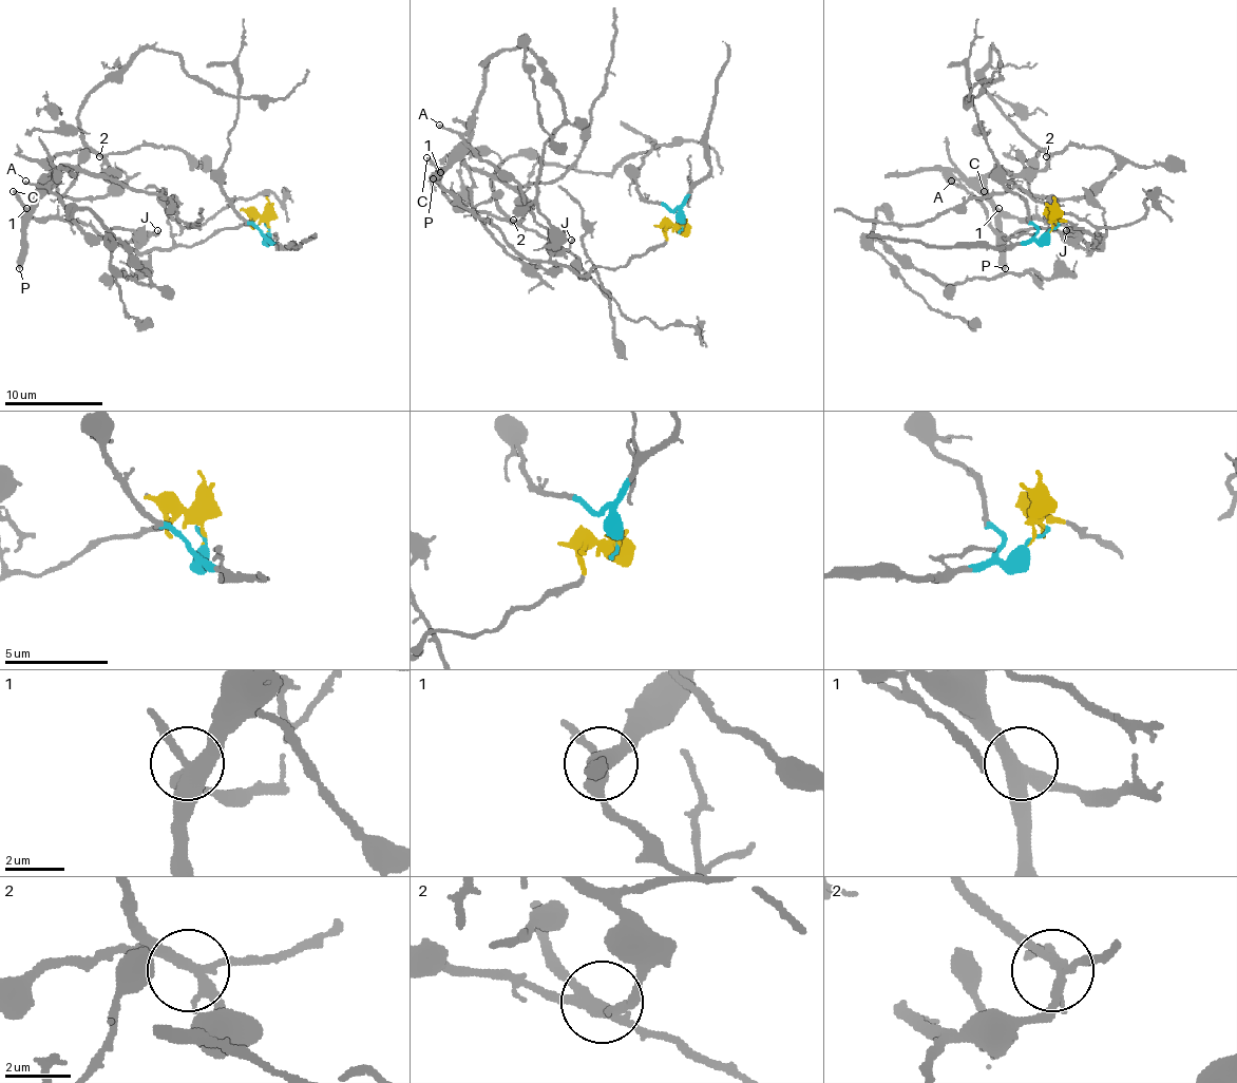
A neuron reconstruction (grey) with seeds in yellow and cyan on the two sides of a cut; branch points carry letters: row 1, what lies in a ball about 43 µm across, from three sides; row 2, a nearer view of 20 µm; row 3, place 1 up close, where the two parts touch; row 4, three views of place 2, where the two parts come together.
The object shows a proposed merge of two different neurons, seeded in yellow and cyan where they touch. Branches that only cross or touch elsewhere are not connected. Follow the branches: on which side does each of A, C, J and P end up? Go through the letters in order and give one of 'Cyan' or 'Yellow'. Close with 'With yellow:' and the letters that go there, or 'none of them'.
A: Yellow
C: Yellow
J: Yellow
P: Cyan
With yellow: A, C, J

